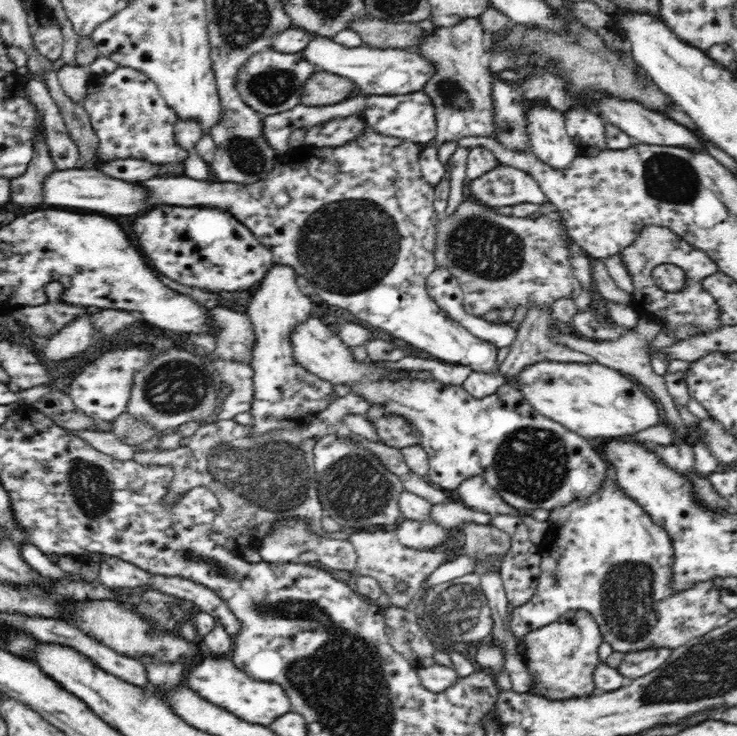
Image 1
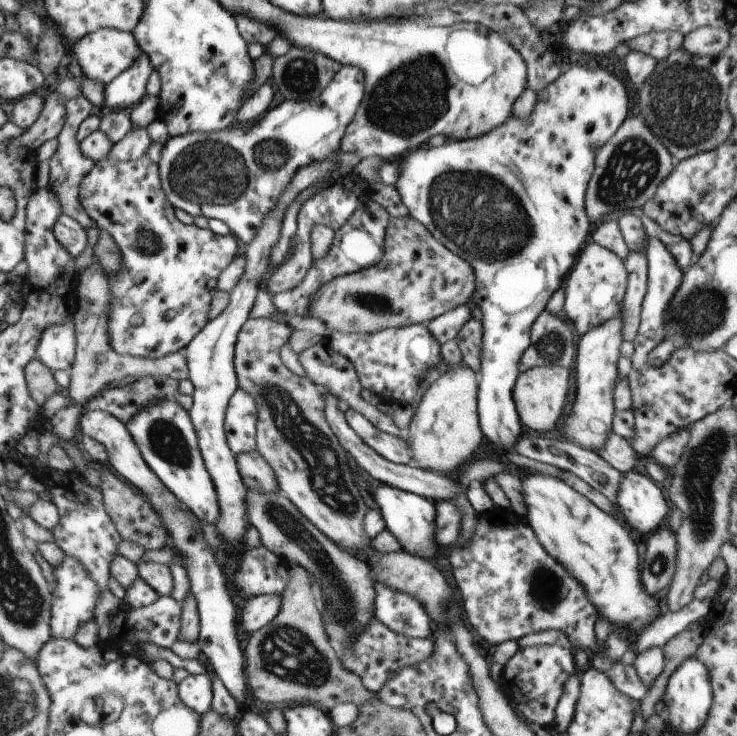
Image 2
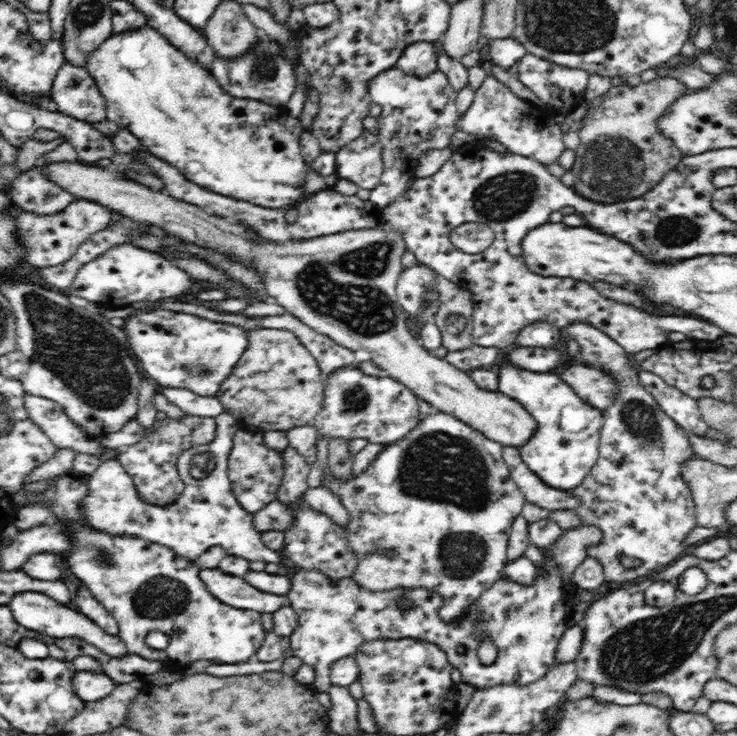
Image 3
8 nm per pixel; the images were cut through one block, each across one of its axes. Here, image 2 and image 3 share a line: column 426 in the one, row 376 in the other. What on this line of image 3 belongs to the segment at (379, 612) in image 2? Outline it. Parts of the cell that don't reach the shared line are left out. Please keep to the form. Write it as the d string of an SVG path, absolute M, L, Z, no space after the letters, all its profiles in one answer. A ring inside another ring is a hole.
M570 324L564 332L578 341L582 353L582 363L611 374L619 384L616 400L610 408L603 412L603 425L600 429L599 456L592 472L582 482L566 491L570 497L576 497L580 504L572 509L578 517L578 526L594 525L602 530L602 538L597 544L586 546L586 556L596 559L601 565L605 582L630 582L646 576L651 570L666 567L678 559L684 546L684 538L696 527L695 502L691 488L682 477L684 463L695 459L693 448L687 433L671 416L668 416L656 399L641 386L638 370L632 367L628 353L610 336L605 336L600 330L590 324ZM596 500L600 502L640 502L640 514L610 514L610 510L596 510ZM600 514L610 514L614 520L600 520ZM627 556L629 560L642 560L642 564L624 568L621 558Z

